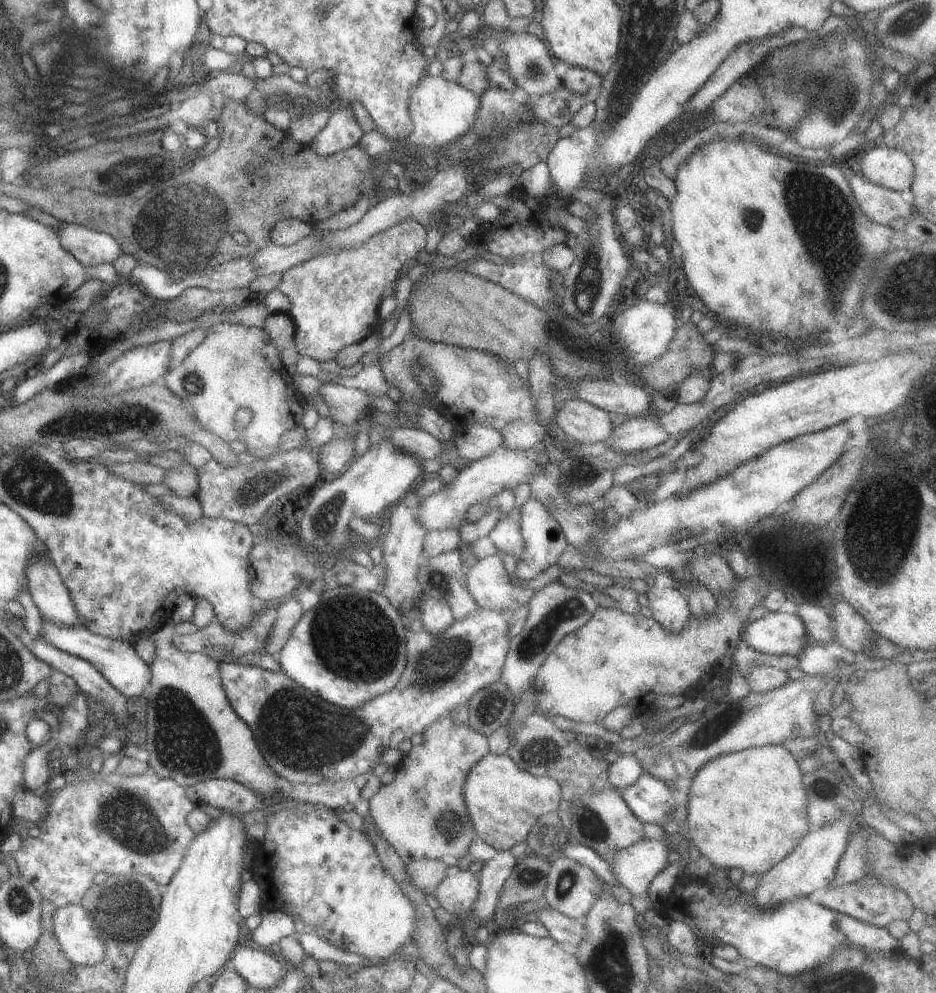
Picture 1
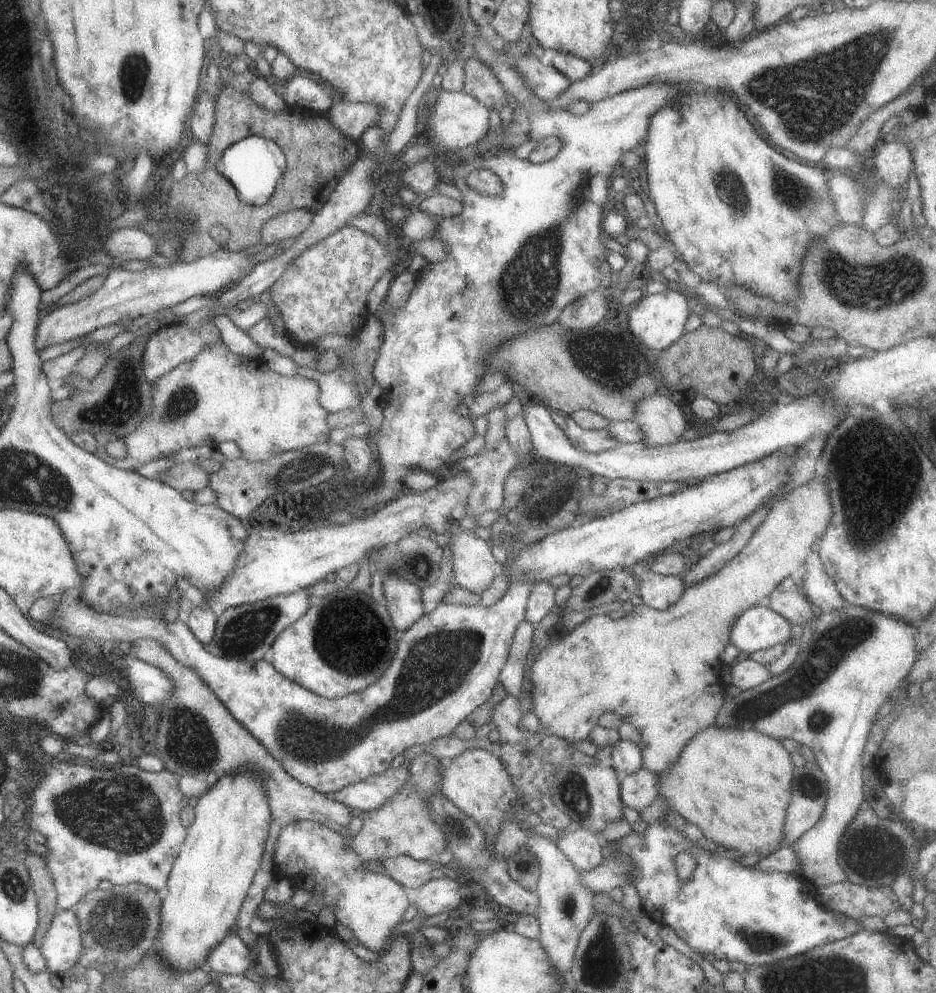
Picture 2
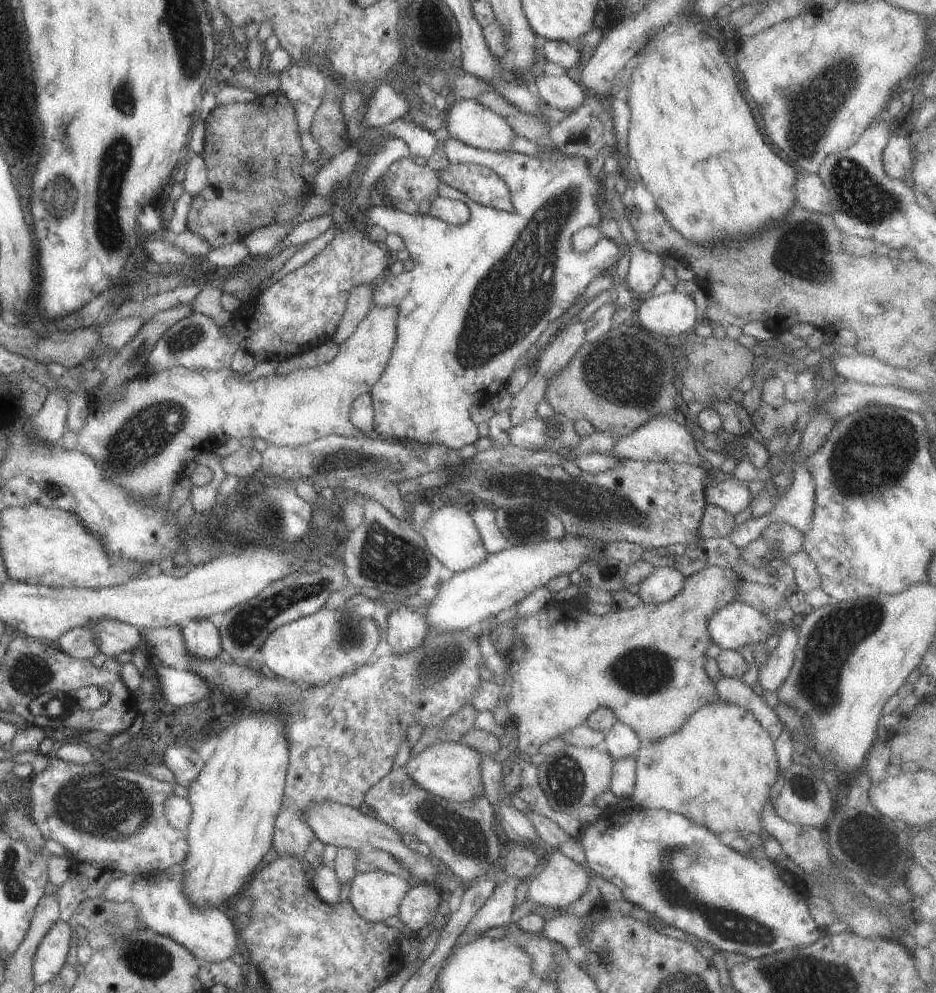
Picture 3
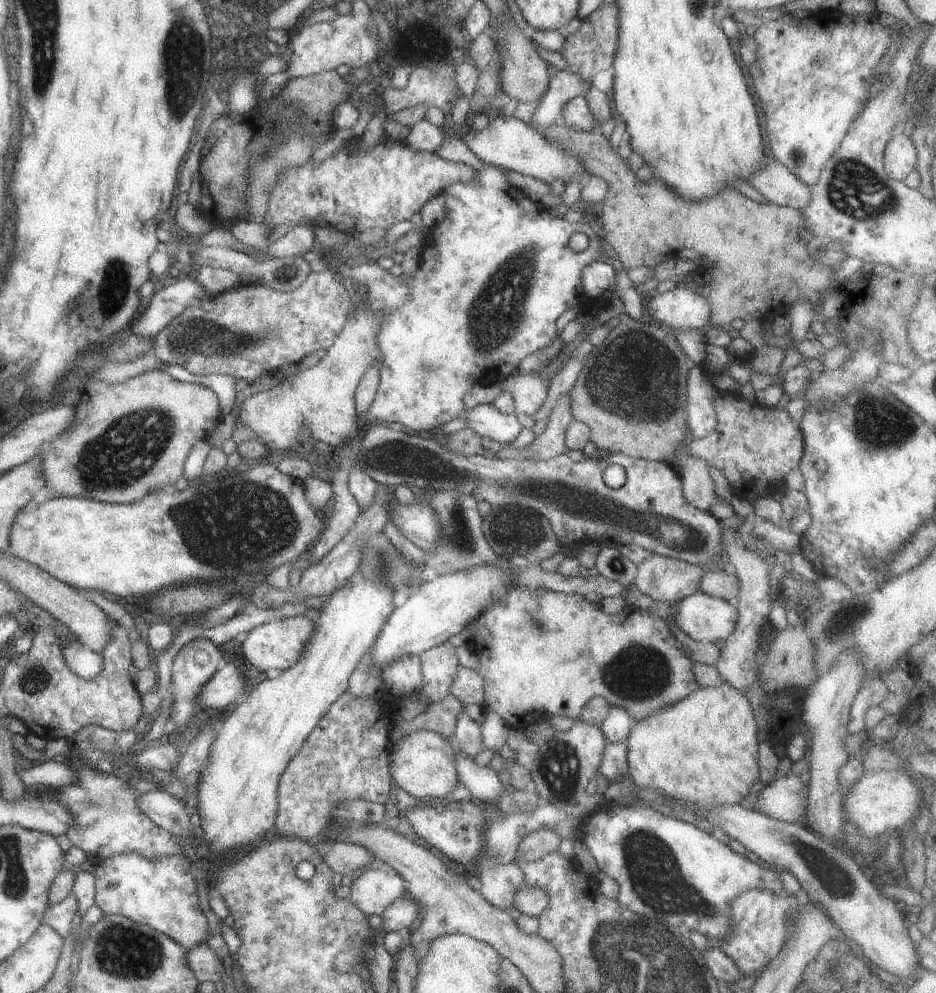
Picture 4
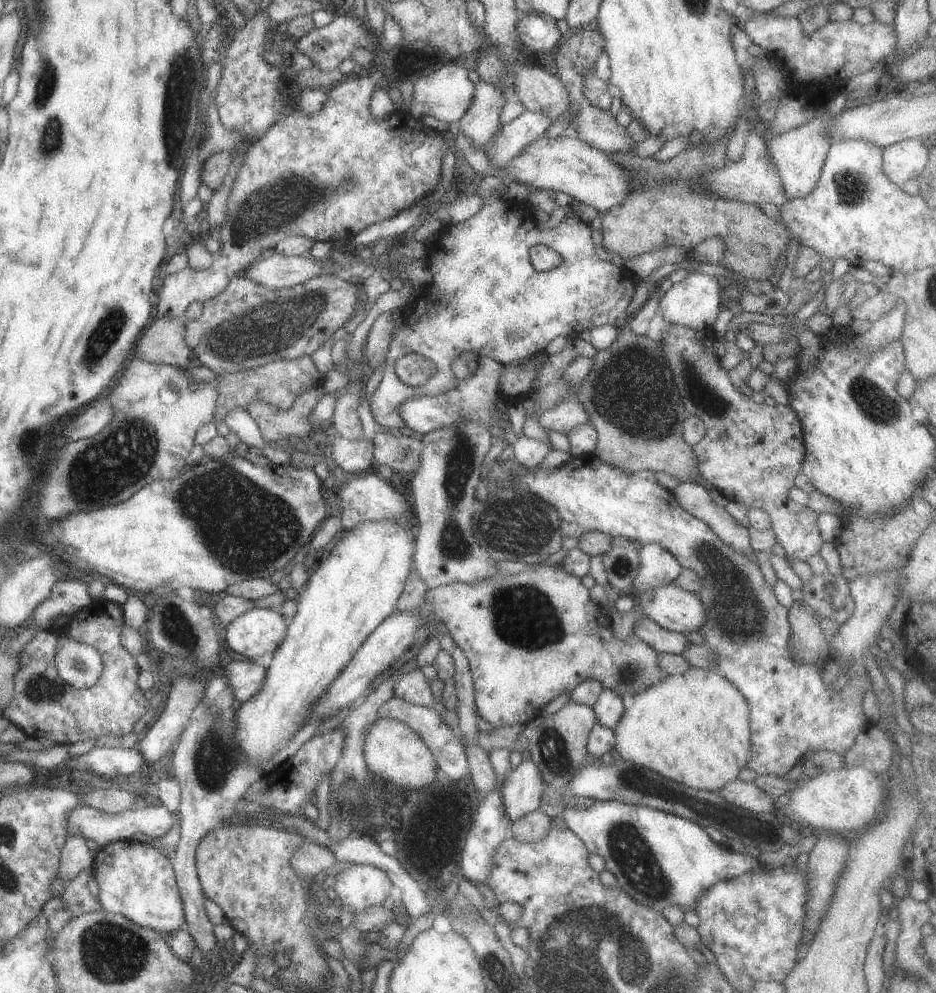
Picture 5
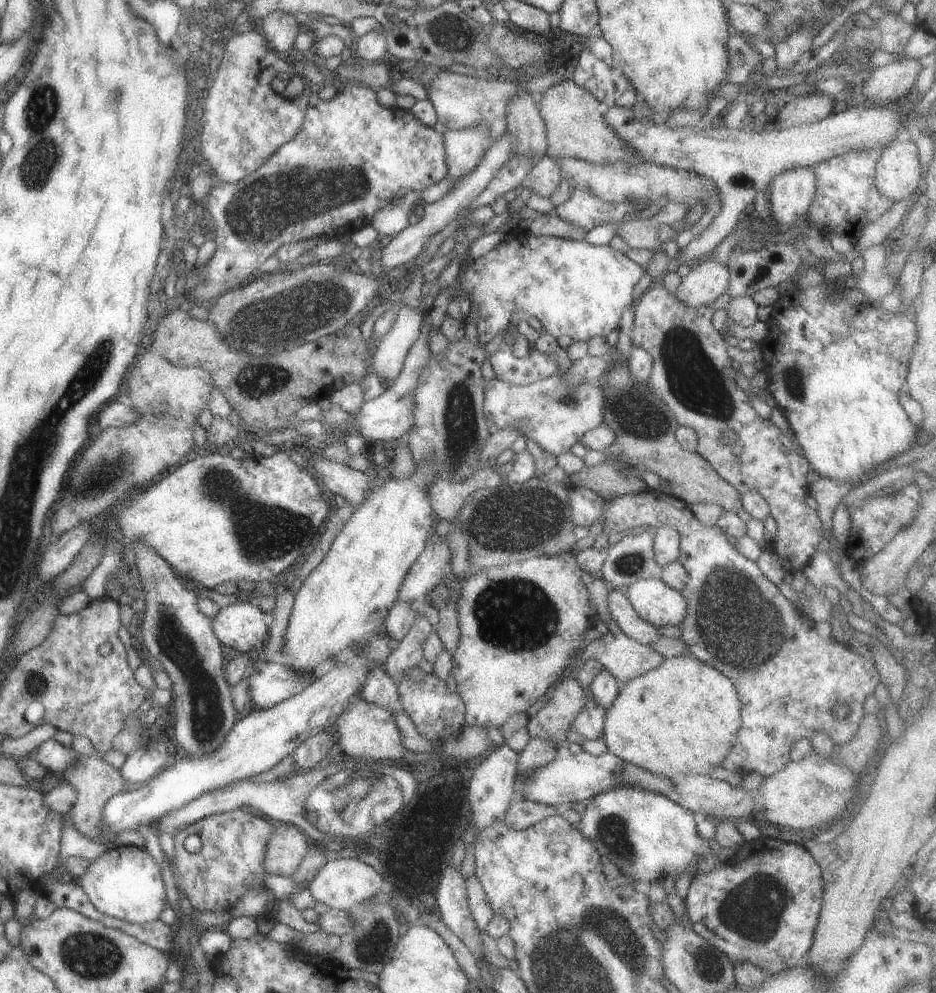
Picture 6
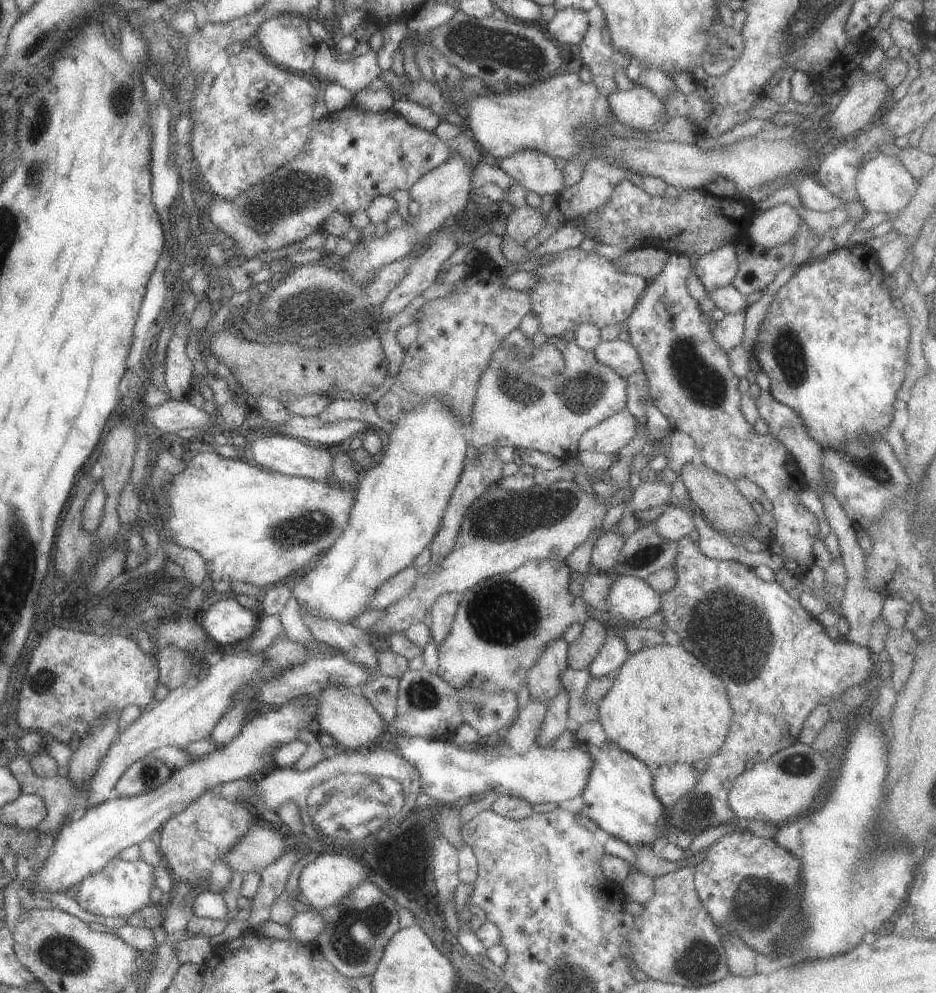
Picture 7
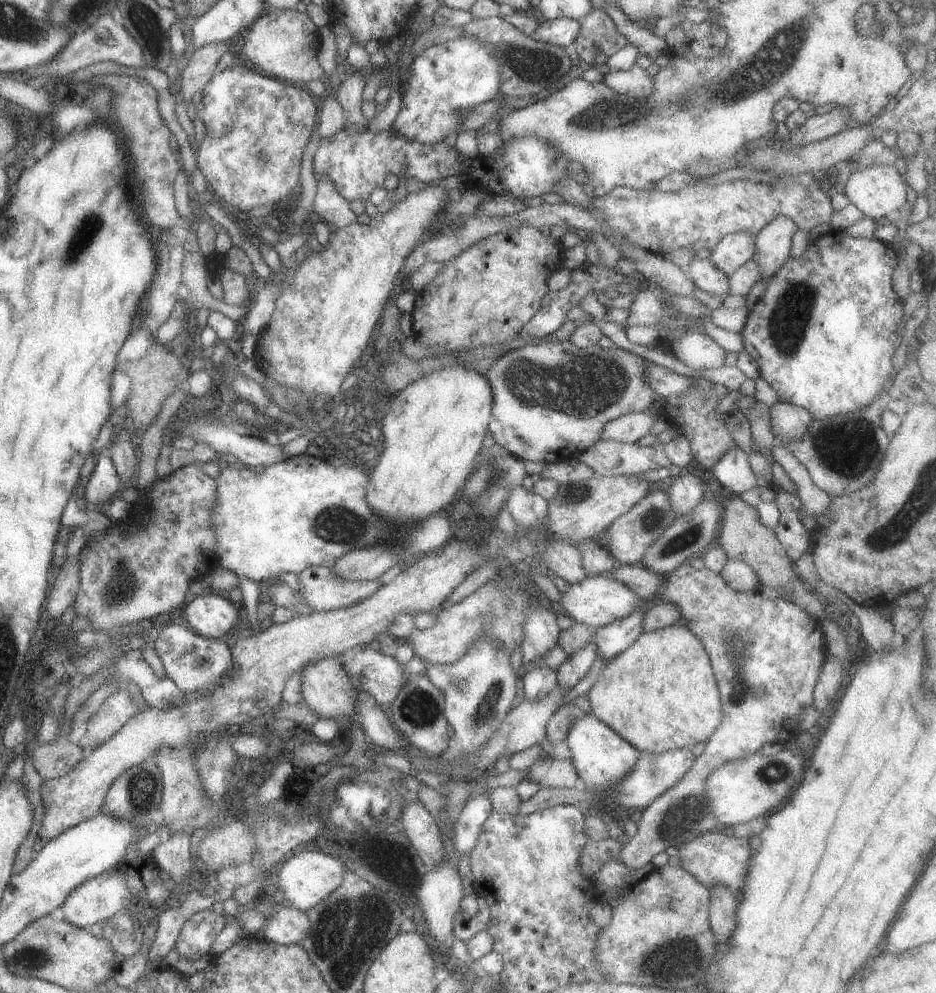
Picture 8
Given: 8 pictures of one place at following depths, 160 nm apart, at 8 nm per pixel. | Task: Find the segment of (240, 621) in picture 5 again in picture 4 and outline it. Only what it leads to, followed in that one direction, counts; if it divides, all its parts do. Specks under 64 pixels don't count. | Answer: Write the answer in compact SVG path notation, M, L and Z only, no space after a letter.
M293 616L293 618L280 618L265 621L255 628L251 628L245 632L239 643L239 652L243 654L243 658L260 671L277 672L289 668L289 664L295 664L297 658L303 652L305 642L309 640L313 628L311 628L311 620L303 618L303 616Z

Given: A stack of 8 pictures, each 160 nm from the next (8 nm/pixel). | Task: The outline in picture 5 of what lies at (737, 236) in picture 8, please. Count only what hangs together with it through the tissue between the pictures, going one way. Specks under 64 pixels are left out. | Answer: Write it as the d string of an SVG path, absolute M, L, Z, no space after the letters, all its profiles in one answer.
M689 271L687 276L673 284L658 301L657 313L669 324L679 324L685 328L710 328L721 310L720 286L709 274Z

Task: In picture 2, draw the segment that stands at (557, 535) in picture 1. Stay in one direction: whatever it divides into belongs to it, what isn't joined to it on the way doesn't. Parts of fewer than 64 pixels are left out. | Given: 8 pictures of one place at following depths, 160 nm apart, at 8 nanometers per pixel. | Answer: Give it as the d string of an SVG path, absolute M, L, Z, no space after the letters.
M525 578L521 580L521 584L519 584L519 580L517 580L517 582L509 584L507 590L505 590L505 594L503 594L495 604L491 604L491 606L487 606L487 608L482 606L462 606L444 604L441 602L438 603L429 614L422 614L419 620L415 620L415 622L401 634L401 638L397 640L395 651L393 652L393 656L391 656L391 660L389 660L389 664L387 664L387 668L377 676L377 680L373 680L373 684L365 686L365 688L359 690L359 692L351 692L348 696L341 696L340 698L323 698L323 696L313 694L313 692L302 688L300 685L285 679L277 672L277 670L273 669L271 664L268 664L262 659L257 661L241 661L240 659L215 657L213 654L209 654L208 650L205 650L205 648L193 638L193 634L189 632L185 624L181 621L175 620L174 622L165 622L165 620L150 617L126 618L89 610L87 606L83 606L83 604L77 600L76 593L71 592L70 590L66 590L57 597L51 597L51 599L54 599L57 602L55 626L59 626L61 631L67 633L67 635L79 636L79 638L91 638L91 640L101 640L102 642L110 640L114 642L119 641L119 643L121 643L123 641L128 642L134 639L143 638L159 642L159 644L165 648L165 652L169 652L169 656L171 656L173 660L179 662L179 664L183 664L183 666L187 666L187 668L191 668L193 674L199 676L201 684L205 684L205 688L207 688L207 690L223 704L223 707L228 710L229 715L242 728L245 728L245 731L249 732L249 735L253 736L254 740L257 740L257 743L269 754L269 756L271 756L271 758L273 758L273 760L275 760L275 762L277 762L277 764L279 764L279 766L281 766L281 770L283 770L289 778L293 778L298 784L310 787L316 792L327 795L333 794L333 792L341 792L343 788L349 788L349 786L353 786L353 784L357 784L357 782L361 782L361 780L367 780L369 776L377 775L387 770L387 768L389 768L389 763L394 756L403 753L407 748L412 747L413 745L423 745L429 743L436 737L449 736L457 724L460 724L473 710L475 710L475 708L477 708L477 706L484 704L485 700L489 700L489 696L493 694L496 685L498 684L498 673L501 668L503 668L505 660L508 659L507 655L509 654L511 639L517 625L523 620L526 601L529 597L529 592L533 590L533 586L533 582L529 582L529 580L525 580Z

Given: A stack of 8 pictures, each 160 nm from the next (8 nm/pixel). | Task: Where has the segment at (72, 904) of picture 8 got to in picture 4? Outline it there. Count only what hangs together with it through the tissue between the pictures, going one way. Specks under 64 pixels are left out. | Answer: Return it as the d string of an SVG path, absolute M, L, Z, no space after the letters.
M123 852L95 860L89 866L95 878L94 905L102 914L120 915L146 925L165 934L183 950L206 942L209 926L197 903L199 896L186 858L145 858L137 852Z

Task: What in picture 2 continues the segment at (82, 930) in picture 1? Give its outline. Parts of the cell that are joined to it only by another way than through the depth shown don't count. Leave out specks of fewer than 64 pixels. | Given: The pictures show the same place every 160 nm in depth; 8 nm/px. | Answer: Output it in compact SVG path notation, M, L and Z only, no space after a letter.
M70 909L60 913L57 912L53 916L49 927L37 944L37 949L45 961L45 965L41 968L47 970L50 975L59 975L77 962L77 958L81 954L81 930L77 918Z

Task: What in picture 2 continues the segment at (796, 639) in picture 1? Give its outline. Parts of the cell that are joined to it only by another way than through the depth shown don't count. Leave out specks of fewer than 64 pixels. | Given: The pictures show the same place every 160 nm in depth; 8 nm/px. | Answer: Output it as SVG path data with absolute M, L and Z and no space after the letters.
M756 605L747 608L733 620L728 644L753 657L758 652L774 648L775 644L785 645L790 636L791 626L787 620Z

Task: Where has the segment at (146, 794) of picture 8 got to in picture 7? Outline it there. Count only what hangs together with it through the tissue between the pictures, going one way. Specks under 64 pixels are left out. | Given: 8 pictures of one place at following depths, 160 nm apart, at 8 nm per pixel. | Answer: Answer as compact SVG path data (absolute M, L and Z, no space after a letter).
M148 754L132 762L116 780L115 797L133 796L163 784L170 775L170 768Z

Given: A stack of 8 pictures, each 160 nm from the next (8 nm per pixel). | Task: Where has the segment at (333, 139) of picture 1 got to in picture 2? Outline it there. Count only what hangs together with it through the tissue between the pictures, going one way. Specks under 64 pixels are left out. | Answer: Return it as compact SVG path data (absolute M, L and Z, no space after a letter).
M340 101L326 112L333 128L337 128L342 136L355 141L360 139L367 128L377 126L381 116L381 108L371 102Z

